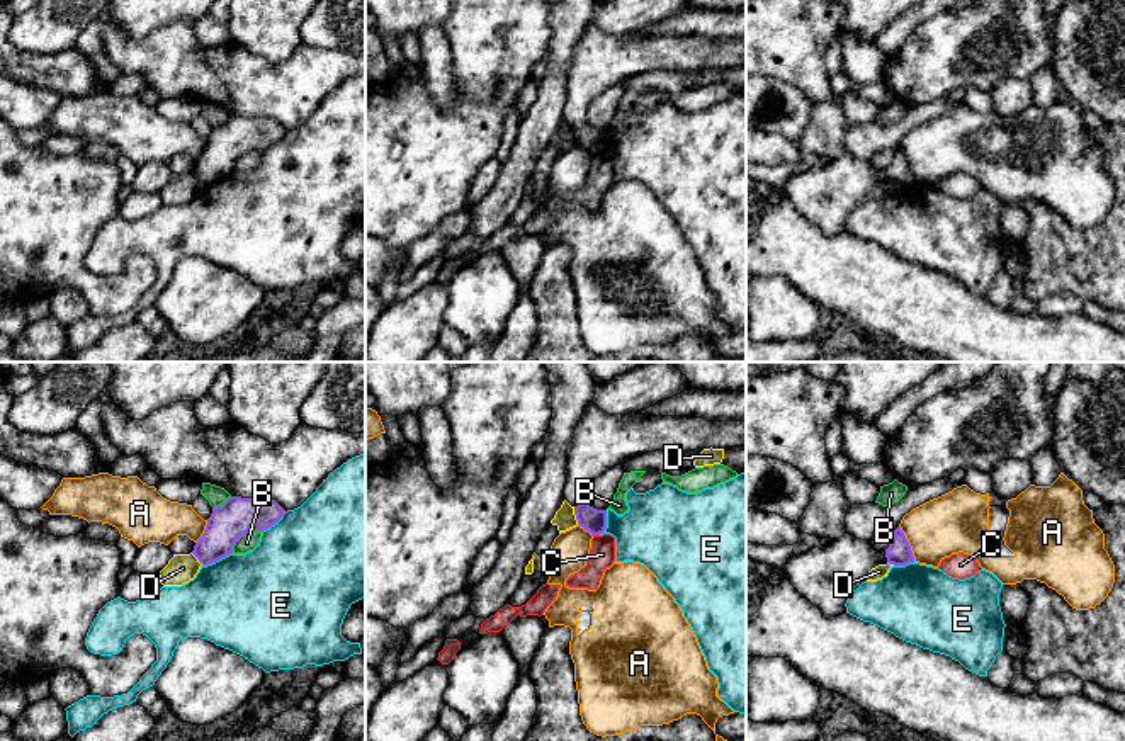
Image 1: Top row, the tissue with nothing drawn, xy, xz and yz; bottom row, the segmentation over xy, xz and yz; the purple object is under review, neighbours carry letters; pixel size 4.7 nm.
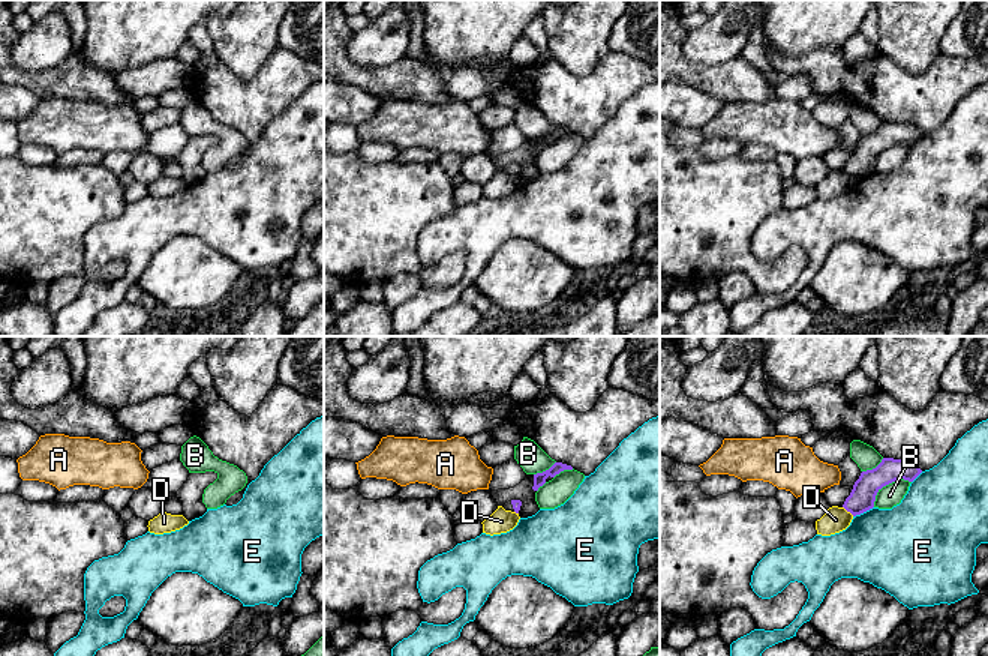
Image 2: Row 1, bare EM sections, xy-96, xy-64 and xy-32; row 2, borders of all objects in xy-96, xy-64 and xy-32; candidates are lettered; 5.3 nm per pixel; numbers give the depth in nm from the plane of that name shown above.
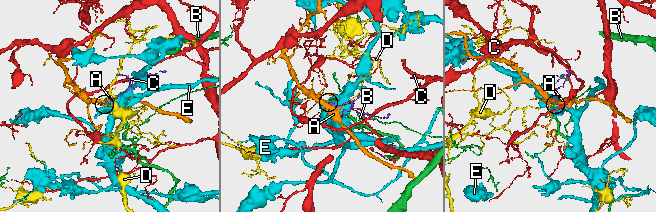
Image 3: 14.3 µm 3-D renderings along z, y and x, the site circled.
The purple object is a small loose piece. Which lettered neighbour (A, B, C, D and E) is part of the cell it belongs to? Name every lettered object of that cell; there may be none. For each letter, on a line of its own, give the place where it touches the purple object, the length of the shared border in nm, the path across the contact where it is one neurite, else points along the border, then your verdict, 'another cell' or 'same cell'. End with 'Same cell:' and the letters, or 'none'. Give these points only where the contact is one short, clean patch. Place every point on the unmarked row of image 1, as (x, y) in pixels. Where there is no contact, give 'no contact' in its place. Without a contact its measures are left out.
A: meets purple in yz at (908, 164); contact 190 nm long; another cell
B: meets purple in xy at (242, 153); contact 180 nm long; border along xy (260, 150), (243, 153), (235, 162), (231, 172); another cell
C: meets purple in xz at (597, 153); contact 30 nm long; border along xz (593, 153), (599, 155); another cell
D: meets purple in xz at (575, 133); contact 90 nm long; border along xz (573, 126), (578, 143); another cell
E: meets purple in xy at (216, 179); contact 160 nm long; another cell
Same cell: none

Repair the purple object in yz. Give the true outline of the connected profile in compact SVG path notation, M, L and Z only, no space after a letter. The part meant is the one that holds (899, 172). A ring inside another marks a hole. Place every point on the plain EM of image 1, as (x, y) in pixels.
M901 146L894 150L894 158L885 168L885 177L887 177L887 182L894 185L906 185L909 182L914 182L911 165L904 151L901 150Z

